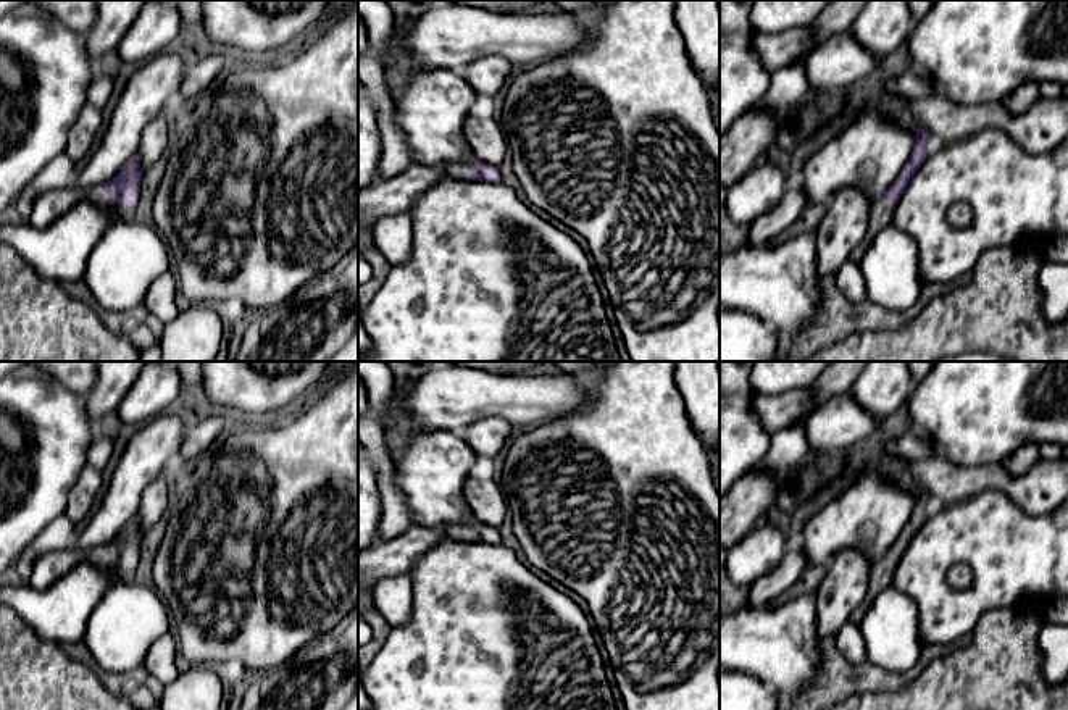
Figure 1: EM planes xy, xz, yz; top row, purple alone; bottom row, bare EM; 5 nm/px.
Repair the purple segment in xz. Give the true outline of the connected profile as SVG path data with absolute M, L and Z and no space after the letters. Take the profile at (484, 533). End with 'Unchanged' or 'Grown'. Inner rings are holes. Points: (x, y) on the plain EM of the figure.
M482 521L458 523L445 528L445 536L460 542L500 544L502 537L497 528Z. Grown

